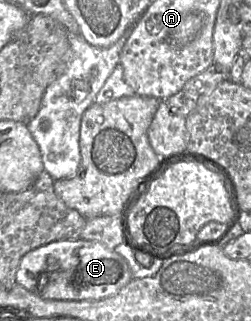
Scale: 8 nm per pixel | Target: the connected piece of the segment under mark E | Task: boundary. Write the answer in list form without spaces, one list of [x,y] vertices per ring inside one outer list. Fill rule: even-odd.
[[[84,239],[53,241],[26,253],[16,283],[47,300],[100,300],[116,294],[133,279],[127,261],[114,250]]]

